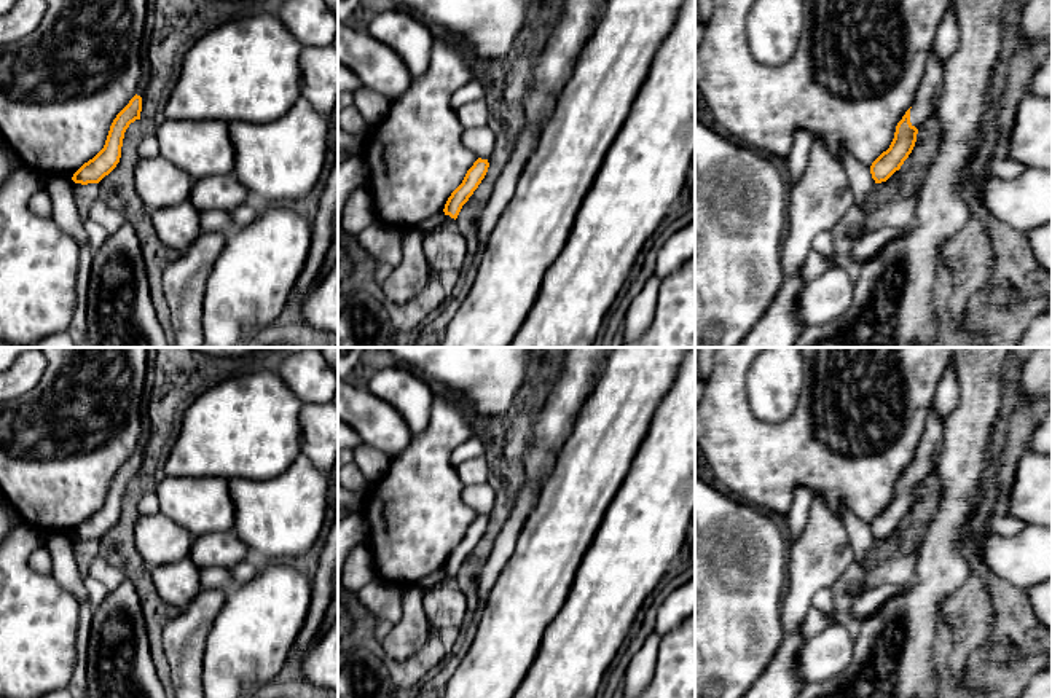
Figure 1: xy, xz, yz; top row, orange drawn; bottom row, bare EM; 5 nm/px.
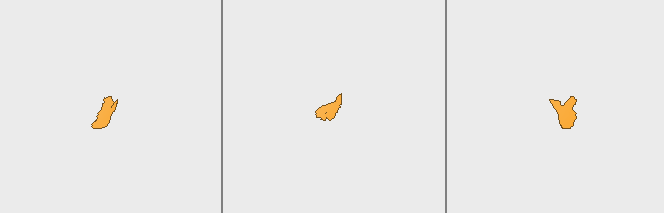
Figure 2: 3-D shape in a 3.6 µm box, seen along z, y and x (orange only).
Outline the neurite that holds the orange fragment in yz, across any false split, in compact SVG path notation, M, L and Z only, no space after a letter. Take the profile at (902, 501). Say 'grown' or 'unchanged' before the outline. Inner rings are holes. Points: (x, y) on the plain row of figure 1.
grown | M932 410L926 418L924 432L918 441L913 462L905 469L896 483L894 496L886 508L883 508L870 523L875 540L886 539L912 510L918 486L931 475L936 467L936 454L940 449L944 435L944 421Z

